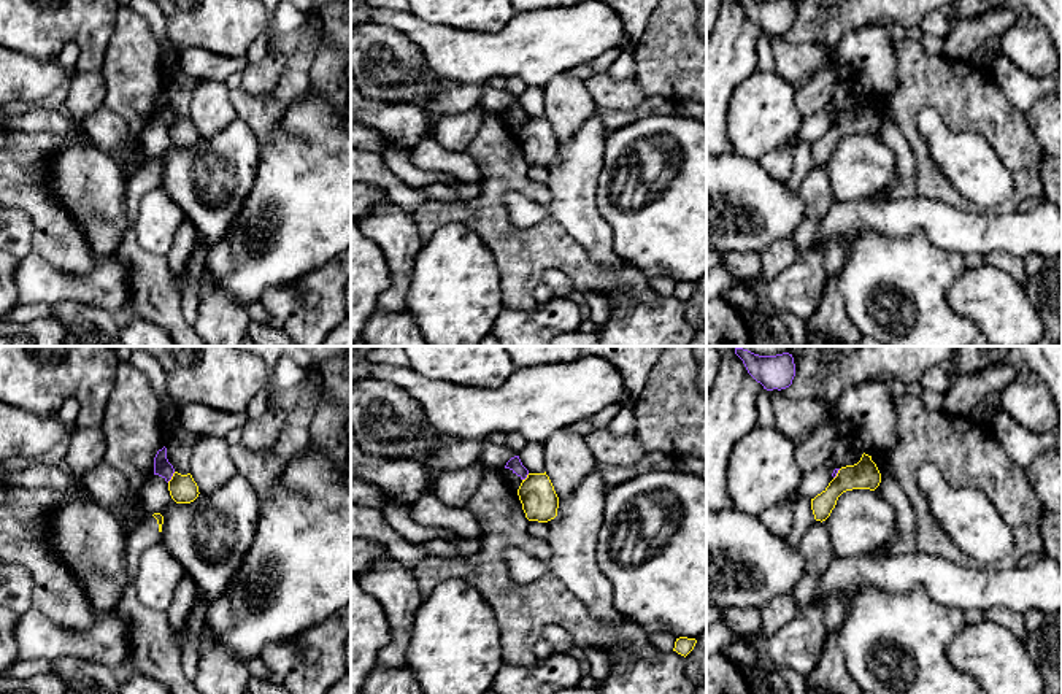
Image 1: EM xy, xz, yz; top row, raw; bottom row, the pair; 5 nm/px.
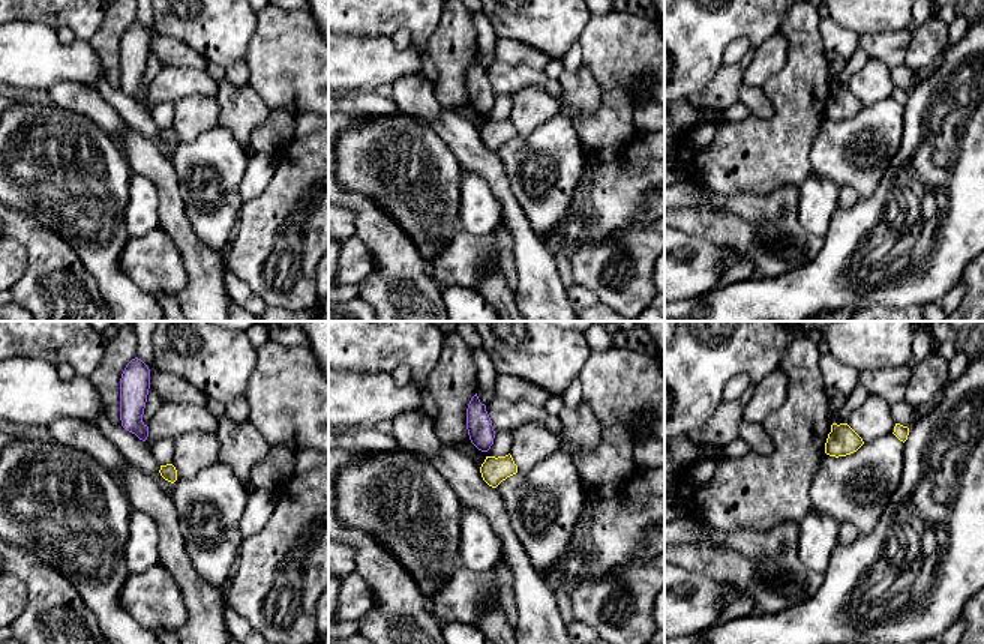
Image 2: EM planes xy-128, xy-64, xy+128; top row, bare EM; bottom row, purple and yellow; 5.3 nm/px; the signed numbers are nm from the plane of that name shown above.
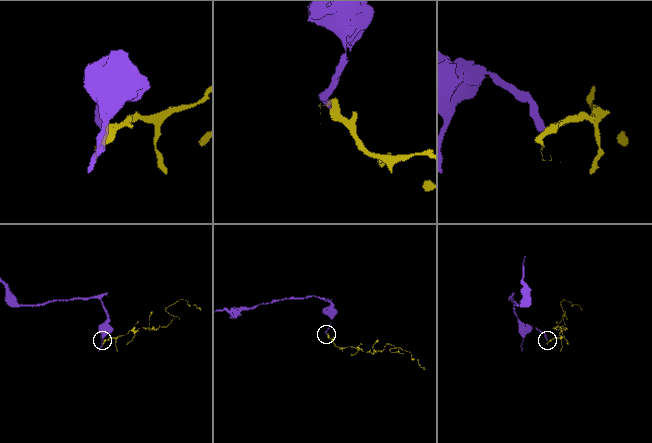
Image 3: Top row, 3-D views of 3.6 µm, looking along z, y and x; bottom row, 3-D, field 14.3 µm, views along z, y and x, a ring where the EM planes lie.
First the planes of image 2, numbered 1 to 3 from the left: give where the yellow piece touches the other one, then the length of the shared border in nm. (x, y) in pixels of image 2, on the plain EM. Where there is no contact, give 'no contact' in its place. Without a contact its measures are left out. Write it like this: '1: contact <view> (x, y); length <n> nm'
1: no contact
2: no contact
3: no contact

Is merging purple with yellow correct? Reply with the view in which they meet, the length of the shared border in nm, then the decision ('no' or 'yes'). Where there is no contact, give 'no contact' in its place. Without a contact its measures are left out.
contact in xy; length 70 nm; no

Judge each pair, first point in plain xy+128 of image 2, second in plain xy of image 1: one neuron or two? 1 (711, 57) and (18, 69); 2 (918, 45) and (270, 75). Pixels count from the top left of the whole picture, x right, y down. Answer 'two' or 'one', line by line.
1: two
2: one

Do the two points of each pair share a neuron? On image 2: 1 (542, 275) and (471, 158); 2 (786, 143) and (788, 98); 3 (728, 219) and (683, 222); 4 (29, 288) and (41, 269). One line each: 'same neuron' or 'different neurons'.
1: same neuron
2: same neuron
3: same neuron
4: same neuron

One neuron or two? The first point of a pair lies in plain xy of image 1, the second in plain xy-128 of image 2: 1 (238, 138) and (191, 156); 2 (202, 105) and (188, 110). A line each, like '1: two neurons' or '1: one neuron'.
1: one neuron
2: one neuron

